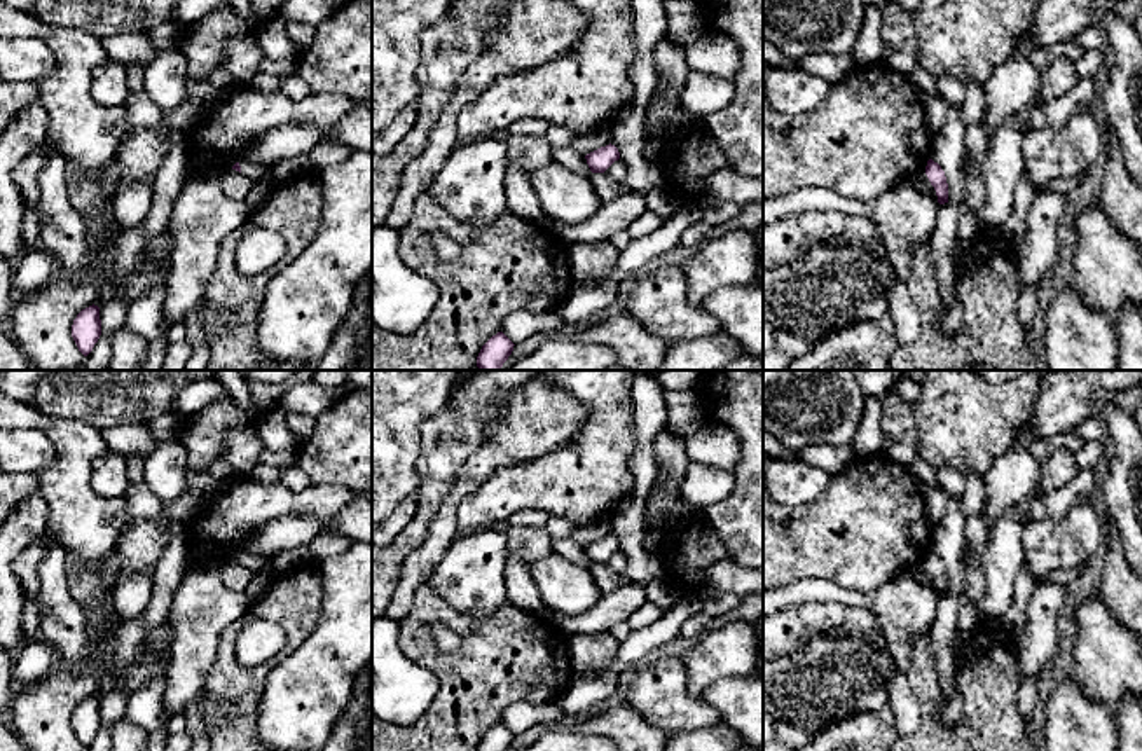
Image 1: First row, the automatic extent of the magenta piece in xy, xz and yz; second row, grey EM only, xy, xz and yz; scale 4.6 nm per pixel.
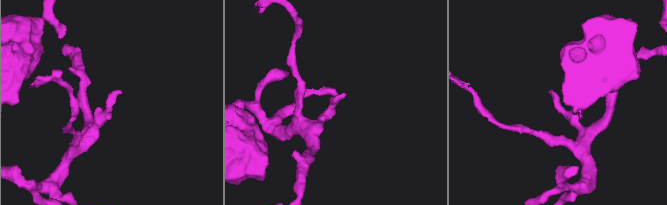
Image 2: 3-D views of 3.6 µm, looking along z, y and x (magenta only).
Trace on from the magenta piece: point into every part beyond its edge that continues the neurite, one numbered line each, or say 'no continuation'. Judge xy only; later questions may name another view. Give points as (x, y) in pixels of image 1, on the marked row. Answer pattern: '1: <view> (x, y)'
1: xy (255, 172)

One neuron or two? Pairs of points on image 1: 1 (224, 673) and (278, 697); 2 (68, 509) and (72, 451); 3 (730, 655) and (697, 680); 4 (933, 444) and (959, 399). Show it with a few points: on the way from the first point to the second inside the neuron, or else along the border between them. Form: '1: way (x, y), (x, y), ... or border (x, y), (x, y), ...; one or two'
1: border (269, 669), (259, 699), (255, 730); two
2: way (68, 495), (72, 465); one
3: way (722, 655), (706, 671); one
4: way (943, 434), (959, 418), (959, 409); one

